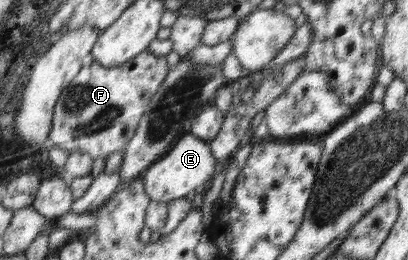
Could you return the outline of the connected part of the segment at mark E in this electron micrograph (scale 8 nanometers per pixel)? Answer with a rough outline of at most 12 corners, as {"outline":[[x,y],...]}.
{"outline":[[184,133],[141,176],[147,201],[202,189],[215,170],[209,141]]}

